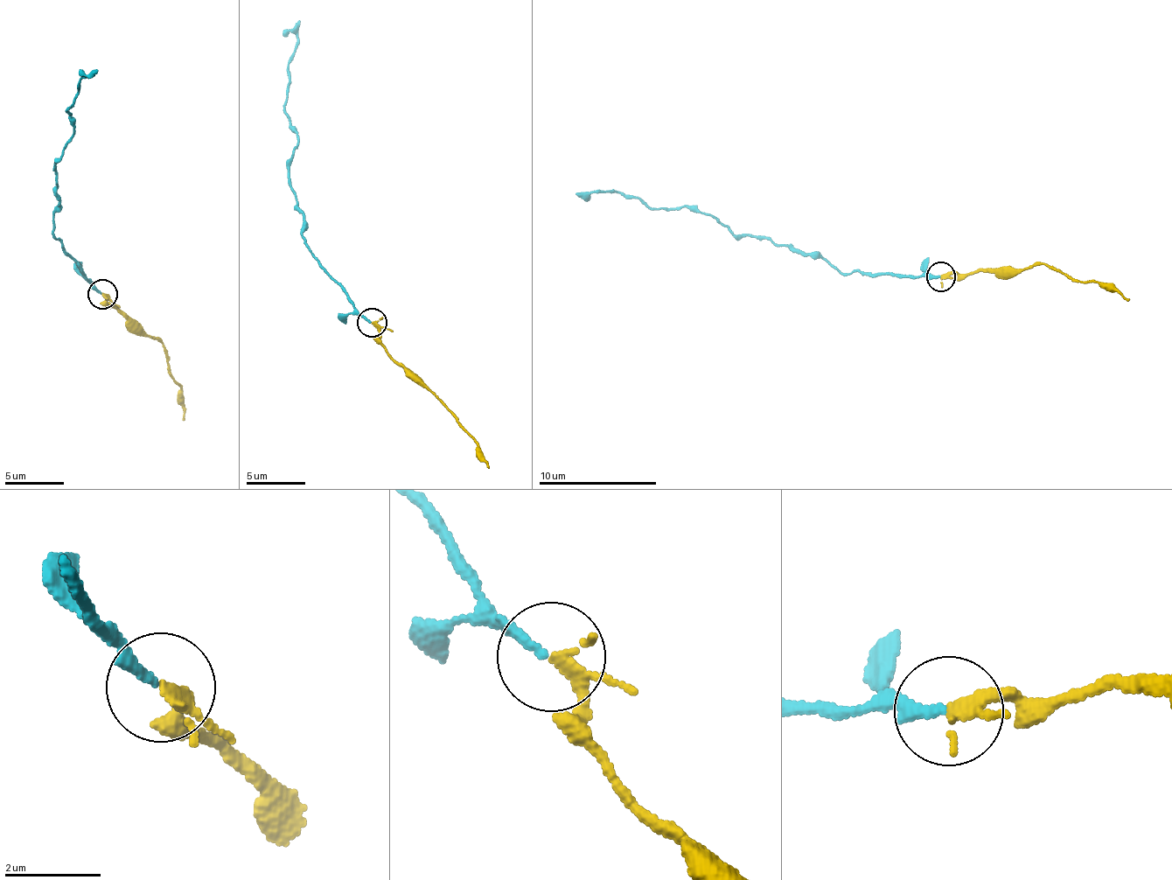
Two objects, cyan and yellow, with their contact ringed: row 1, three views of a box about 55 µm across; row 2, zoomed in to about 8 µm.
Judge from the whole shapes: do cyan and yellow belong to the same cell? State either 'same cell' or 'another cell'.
same cell

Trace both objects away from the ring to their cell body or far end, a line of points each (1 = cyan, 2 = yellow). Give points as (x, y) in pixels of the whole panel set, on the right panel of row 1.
1: (941, 277), (847, 273), (820, 256), (734, 237), (709, 214), (644, 206), (617, 192), (575, 194)
2: (941, 277), (1043, 263), (1094, 283), (1108, 284), (1130, 298)

